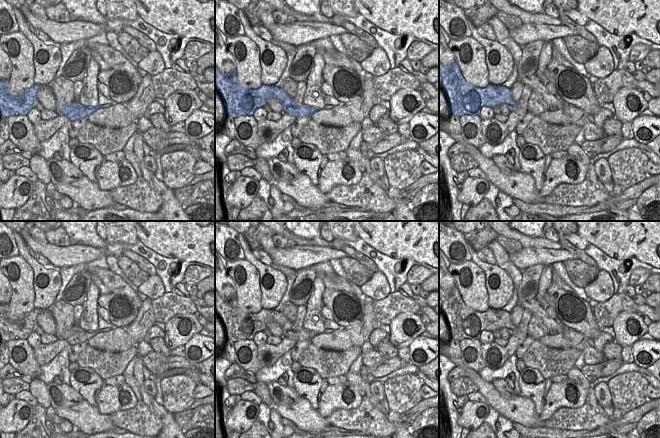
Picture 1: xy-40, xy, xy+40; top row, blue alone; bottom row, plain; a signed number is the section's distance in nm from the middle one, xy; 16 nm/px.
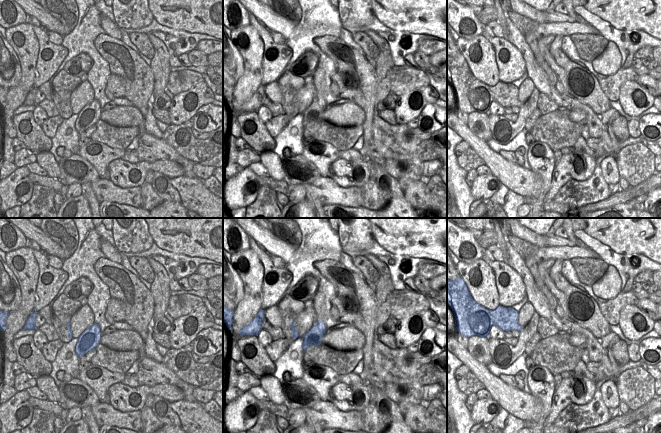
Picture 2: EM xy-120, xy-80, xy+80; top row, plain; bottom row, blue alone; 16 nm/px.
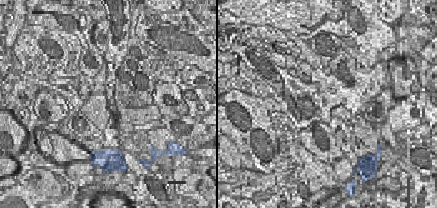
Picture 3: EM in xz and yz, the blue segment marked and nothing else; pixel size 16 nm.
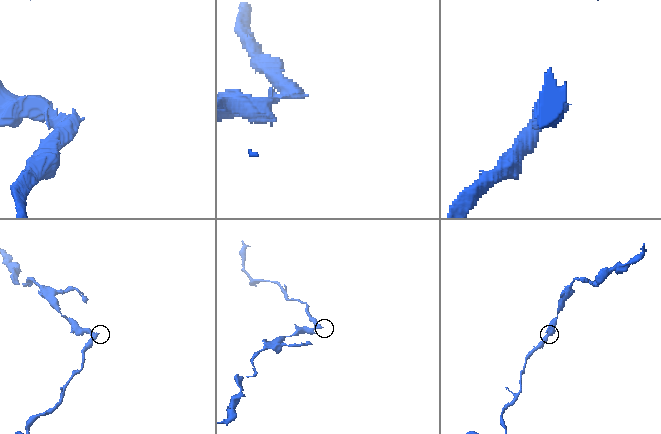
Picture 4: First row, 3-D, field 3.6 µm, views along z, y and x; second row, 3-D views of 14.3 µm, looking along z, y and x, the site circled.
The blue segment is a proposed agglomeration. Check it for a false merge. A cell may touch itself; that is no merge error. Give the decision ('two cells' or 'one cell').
two cells

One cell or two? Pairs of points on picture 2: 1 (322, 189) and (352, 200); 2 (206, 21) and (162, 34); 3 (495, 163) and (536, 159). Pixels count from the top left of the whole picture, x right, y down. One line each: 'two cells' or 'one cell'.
1: one cell
2: two cells
3: two cells

